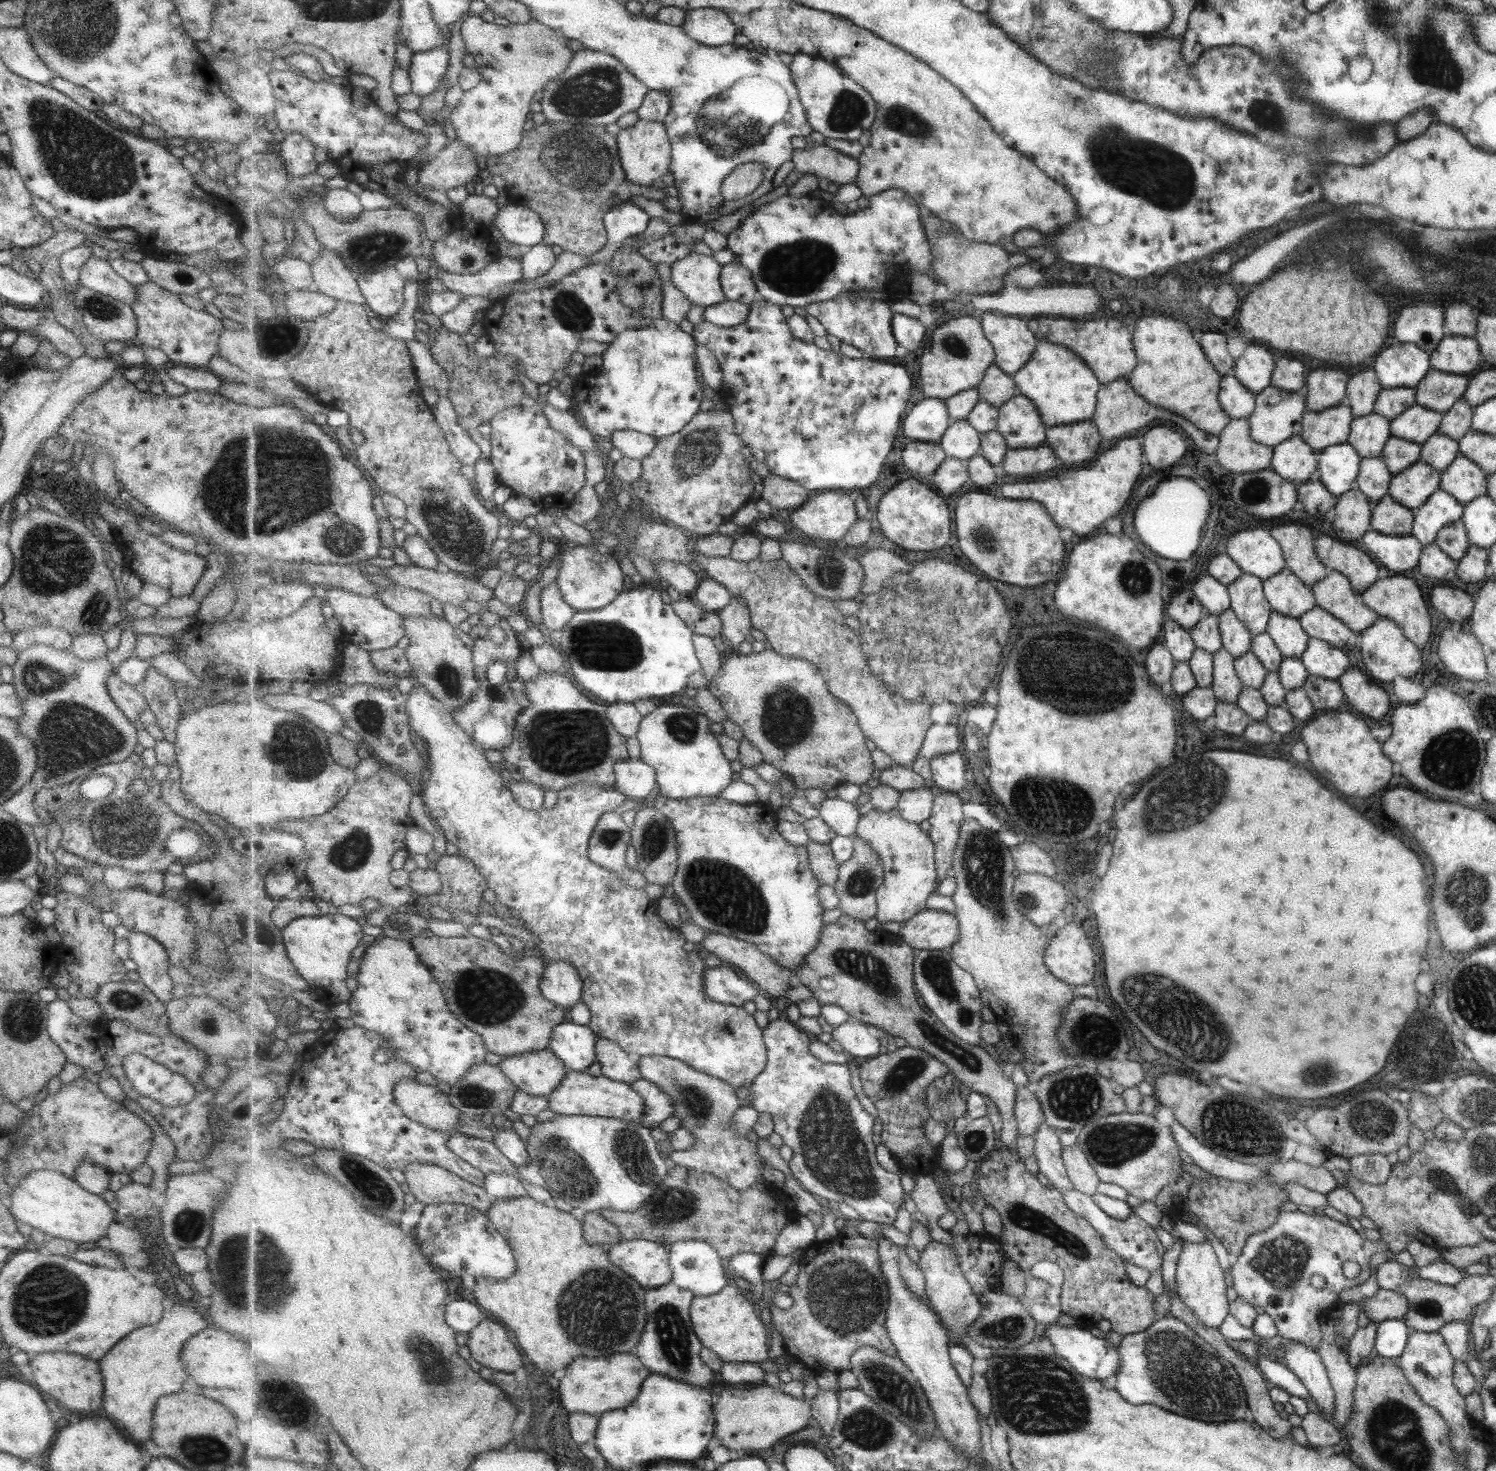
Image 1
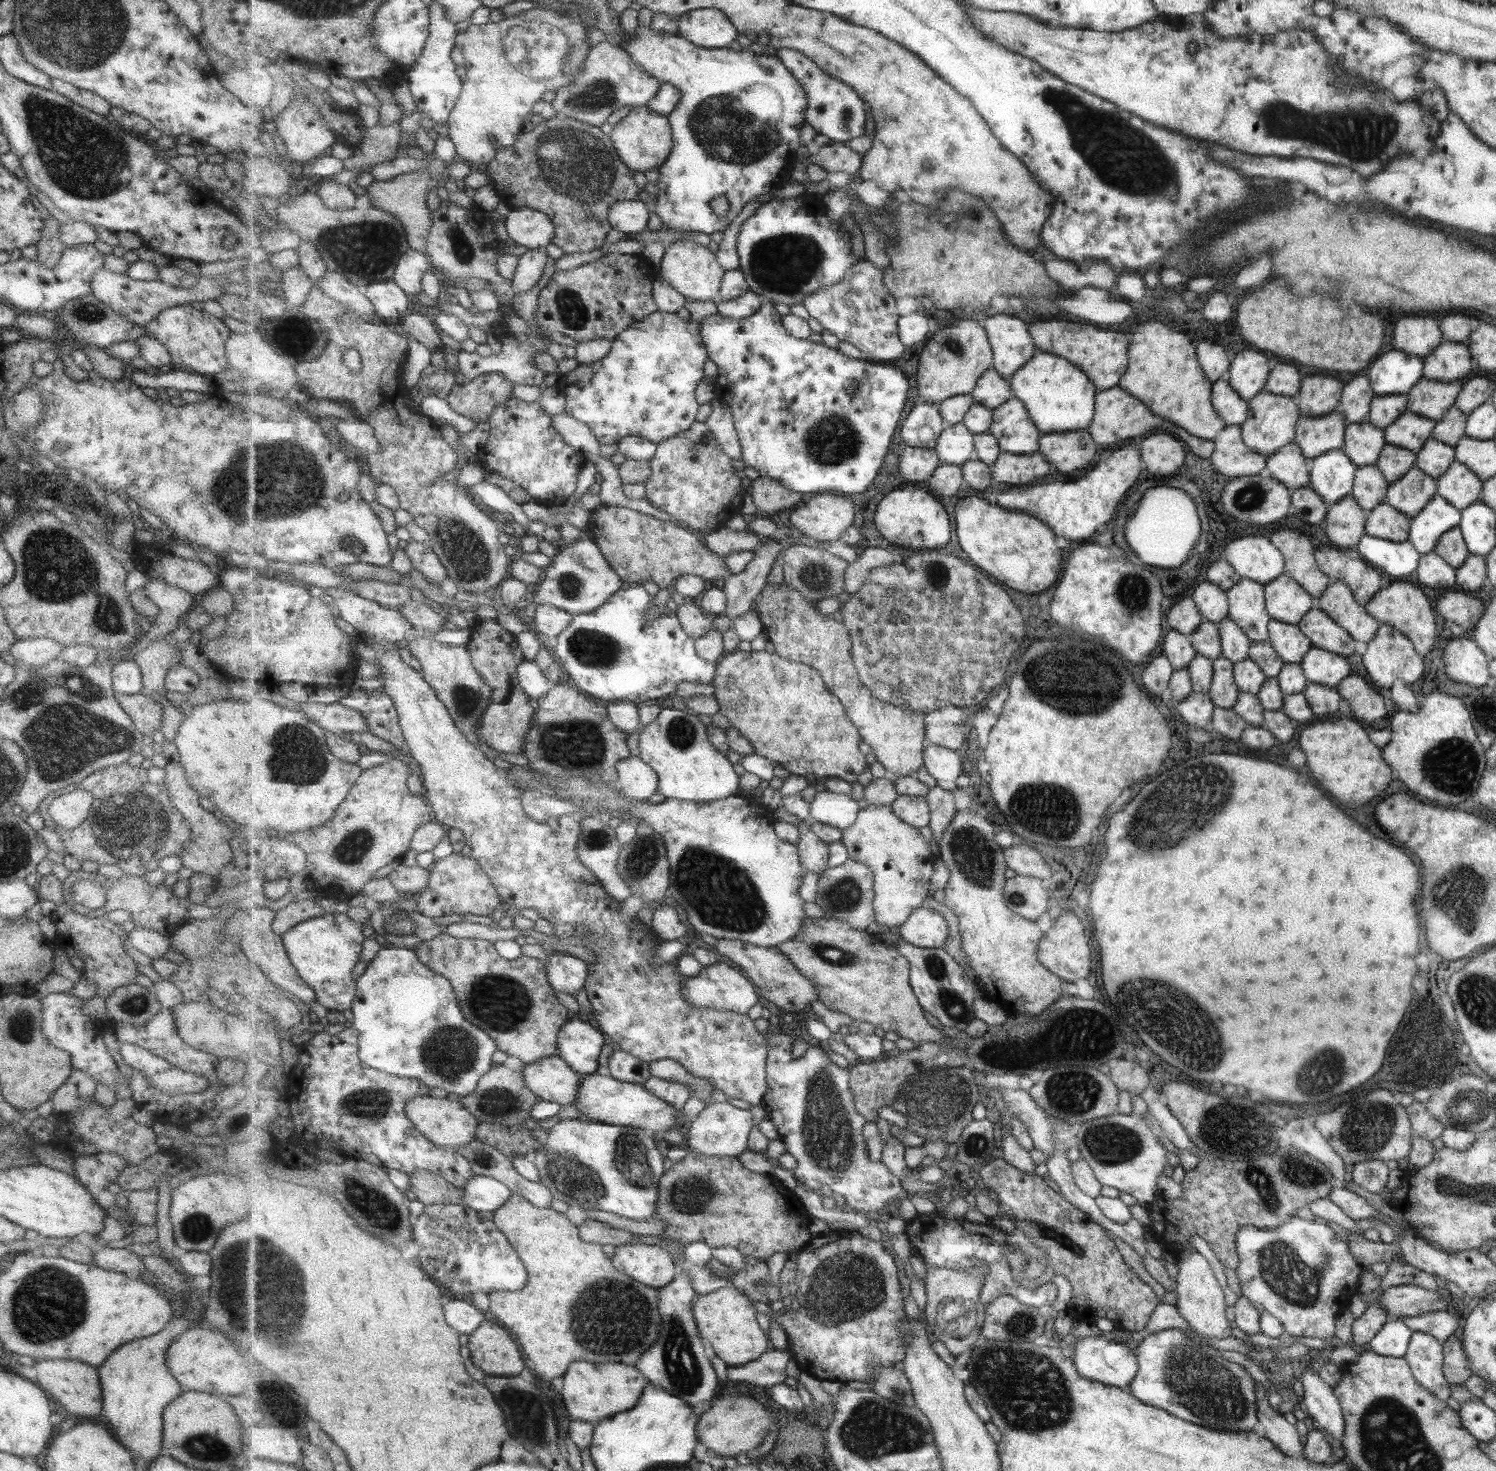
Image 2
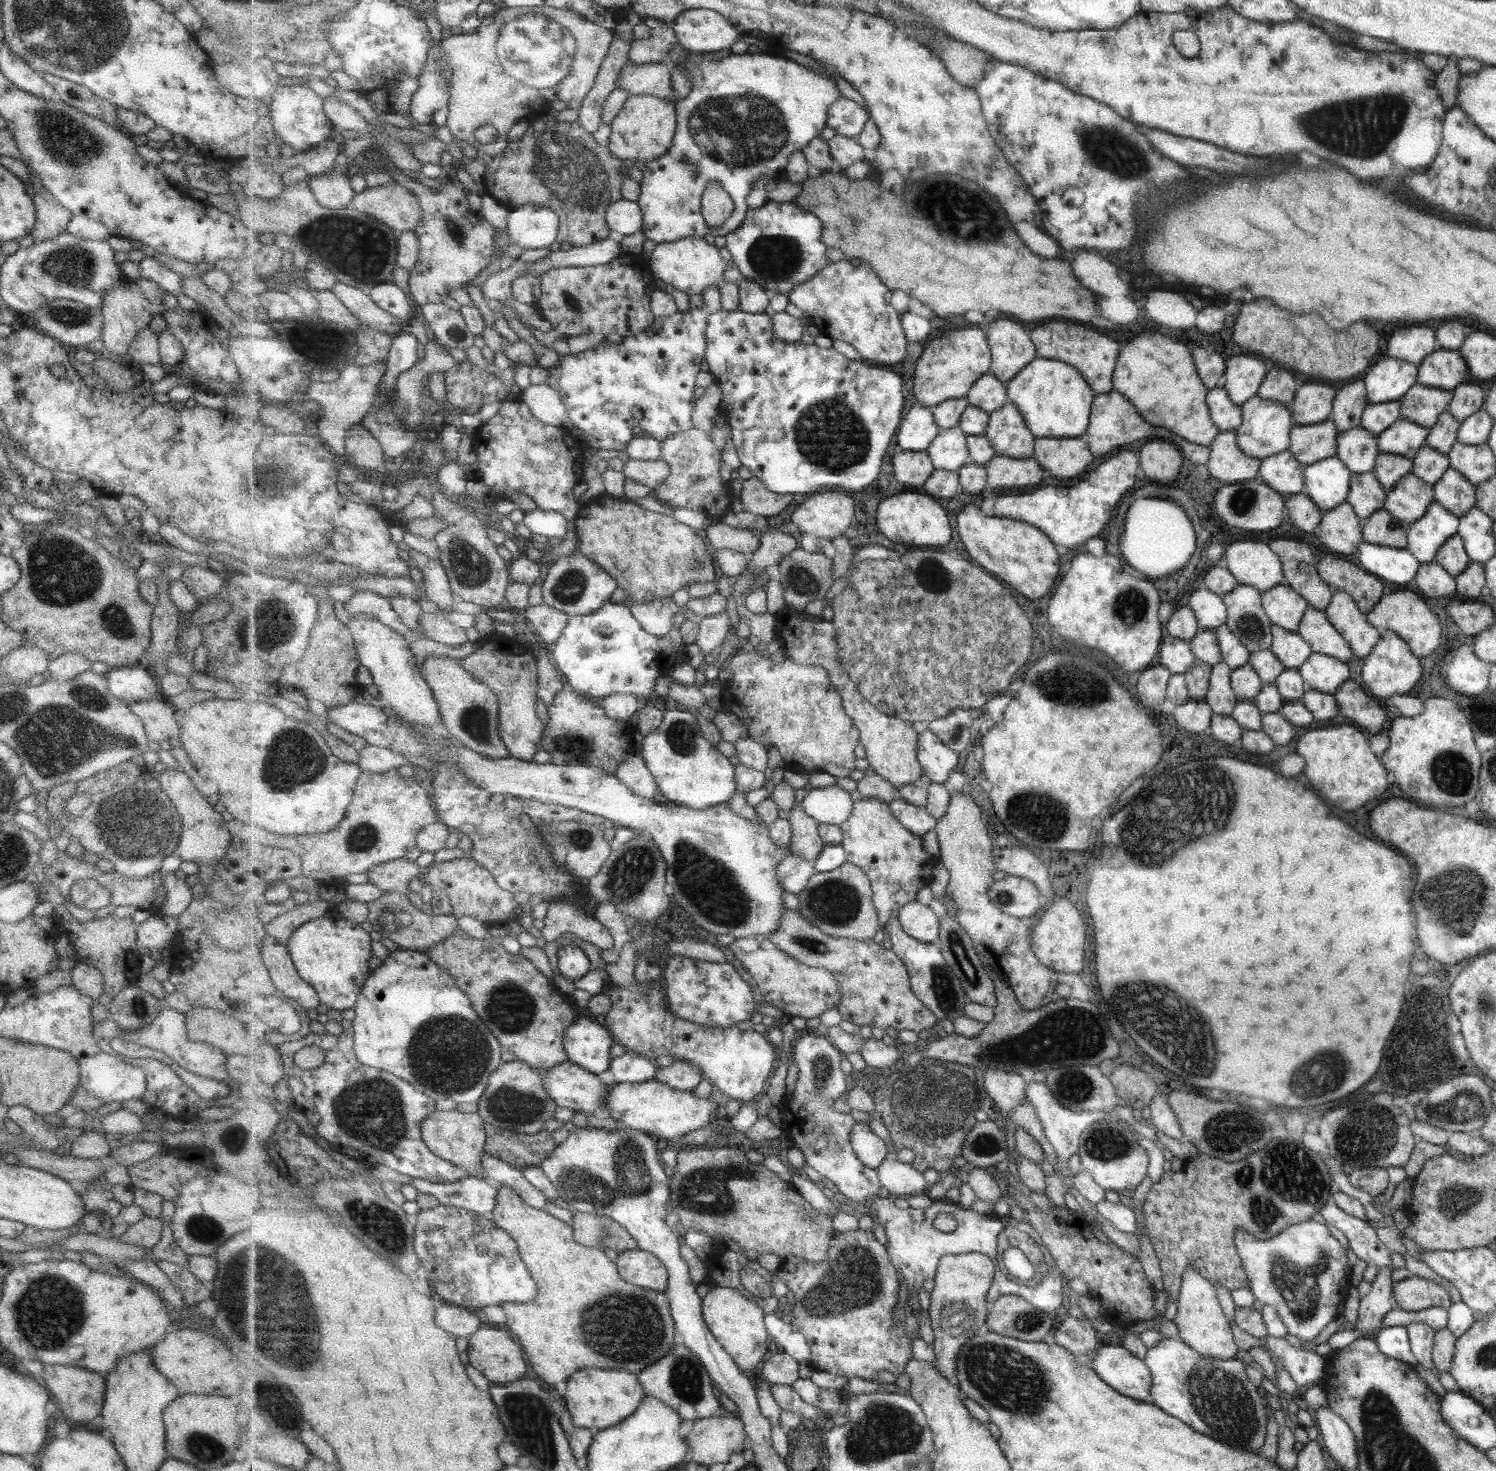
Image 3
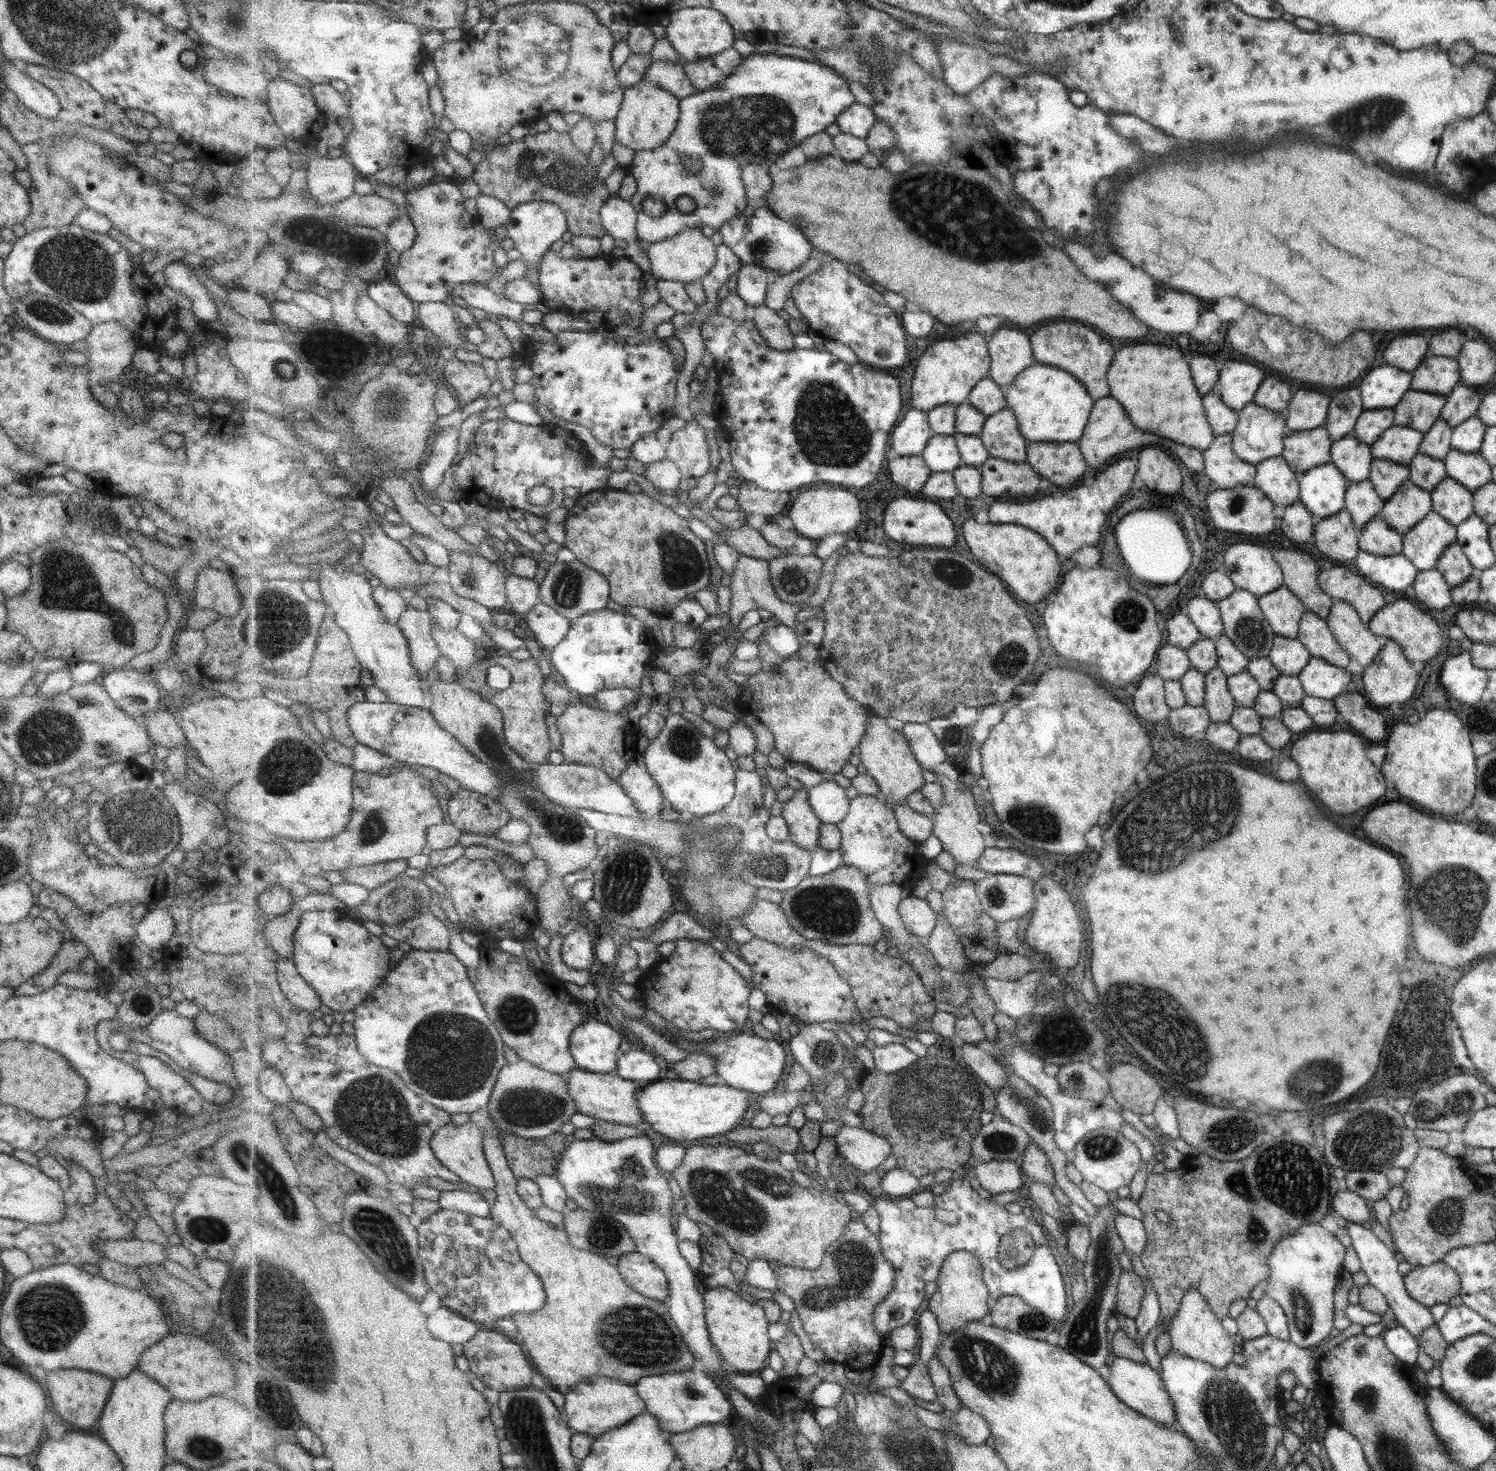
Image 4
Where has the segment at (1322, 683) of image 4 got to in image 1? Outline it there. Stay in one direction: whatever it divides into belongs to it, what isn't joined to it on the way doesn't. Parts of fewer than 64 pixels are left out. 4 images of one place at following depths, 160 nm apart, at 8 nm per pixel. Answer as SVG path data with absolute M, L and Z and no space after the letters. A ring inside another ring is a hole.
M1309 638L1301 658L1309 675L1336 680L1347 670L1347 658L1342 650L1332 647L1323 639Z

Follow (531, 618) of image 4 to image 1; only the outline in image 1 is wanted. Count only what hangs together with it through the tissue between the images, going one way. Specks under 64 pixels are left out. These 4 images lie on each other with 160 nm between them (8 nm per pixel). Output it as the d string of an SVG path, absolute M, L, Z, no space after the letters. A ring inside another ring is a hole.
M557 580L545 585L540 590L540 606L544 626L552 631L561 631L577 614L575 607L564 599Z

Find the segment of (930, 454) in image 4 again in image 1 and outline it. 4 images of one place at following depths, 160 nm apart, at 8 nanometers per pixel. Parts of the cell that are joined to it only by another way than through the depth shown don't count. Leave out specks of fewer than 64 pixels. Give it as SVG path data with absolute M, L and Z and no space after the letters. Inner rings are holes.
M968 419L952 421L940 443L948 457L970 460L981 454L982 433Z

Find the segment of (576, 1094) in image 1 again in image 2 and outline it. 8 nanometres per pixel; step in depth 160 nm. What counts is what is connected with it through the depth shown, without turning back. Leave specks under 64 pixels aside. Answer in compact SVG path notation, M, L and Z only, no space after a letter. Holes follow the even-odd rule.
M590 1074L579 1085L579 1094L573 1106L580 1110L582 1118L600 1123L611 1123L615 1126L639 1127L655 1135L662 1134L665 1130L678 1127L680 1117L676 1108L669 1106L662 1098L655 1096L641 1083L623 1082L613 1075Z

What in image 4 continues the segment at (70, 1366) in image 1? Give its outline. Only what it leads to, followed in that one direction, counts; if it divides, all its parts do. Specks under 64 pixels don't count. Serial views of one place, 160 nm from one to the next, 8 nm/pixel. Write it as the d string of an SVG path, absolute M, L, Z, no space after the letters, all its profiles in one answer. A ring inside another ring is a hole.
M51 1370L45 1378L45 1388L49 1392L53 1410L67 1422L73 1422L79 1428L93 1426L103 1410L113 1382L101 1374L85 1370Z

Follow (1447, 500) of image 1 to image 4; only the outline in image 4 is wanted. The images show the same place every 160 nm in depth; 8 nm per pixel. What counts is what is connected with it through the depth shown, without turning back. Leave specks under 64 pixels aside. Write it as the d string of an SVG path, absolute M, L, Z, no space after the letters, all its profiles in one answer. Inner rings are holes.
M1431 510L1414 528L1402 535L1402 554L1417 570L1435 569L1438 558L1451 543L1457 542L1456 526Z

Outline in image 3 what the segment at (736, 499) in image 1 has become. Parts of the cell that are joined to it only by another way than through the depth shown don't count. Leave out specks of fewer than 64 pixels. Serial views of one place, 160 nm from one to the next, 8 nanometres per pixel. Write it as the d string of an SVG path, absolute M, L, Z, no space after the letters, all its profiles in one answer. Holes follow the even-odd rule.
M693 427L662 442L662 459L670 466L671 474L654 488L661 503L676 508L699 510L711 517L723 518L730 512L733 493L728 481L721 476L723 456L711 440L711 433Z

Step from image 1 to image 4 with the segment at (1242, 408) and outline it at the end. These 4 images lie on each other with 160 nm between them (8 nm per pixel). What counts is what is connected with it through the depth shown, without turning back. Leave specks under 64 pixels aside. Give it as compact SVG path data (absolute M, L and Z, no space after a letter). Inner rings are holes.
M1212 391L1202 397L1207 422L1215 437L1231 434L1238 421L1238 413L1223 404L1219 394Z

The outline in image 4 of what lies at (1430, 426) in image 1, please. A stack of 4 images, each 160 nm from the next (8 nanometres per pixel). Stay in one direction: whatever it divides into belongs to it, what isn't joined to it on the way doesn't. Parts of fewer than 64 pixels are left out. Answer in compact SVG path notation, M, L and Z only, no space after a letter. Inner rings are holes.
M1393 424L1370 445L1373 458L1390 460L1407 466L1418 453L1422 435L1419 431Z

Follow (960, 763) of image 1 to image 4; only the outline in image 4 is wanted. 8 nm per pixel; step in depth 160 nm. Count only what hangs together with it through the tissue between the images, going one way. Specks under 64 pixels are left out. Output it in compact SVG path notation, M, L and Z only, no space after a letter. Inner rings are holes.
M907 723L902 732L924 768L931 771L948 760L945 748L927 724Z

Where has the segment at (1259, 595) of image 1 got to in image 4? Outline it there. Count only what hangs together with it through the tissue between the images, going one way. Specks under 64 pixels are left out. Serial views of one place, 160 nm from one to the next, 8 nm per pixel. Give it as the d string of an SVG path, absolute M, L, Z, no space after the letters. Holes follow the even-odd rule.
M1235 589L1227 598L1217 602L1222 618L1222 632L1241 651L1245 658L1268 656L1274 639L1274 632L1264 617L1258 598L1243 589Z

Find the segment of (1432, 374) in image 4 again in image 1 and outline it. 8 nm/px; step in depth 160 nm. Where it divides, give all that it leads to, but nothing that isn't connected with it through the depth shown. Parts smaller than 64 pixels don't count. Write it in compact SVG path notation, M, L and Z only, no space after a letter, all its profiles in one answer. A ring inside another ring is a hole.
M1449 335L1430 353L1430 370L1465 376L1479 364L1478 342L1473 337Z

